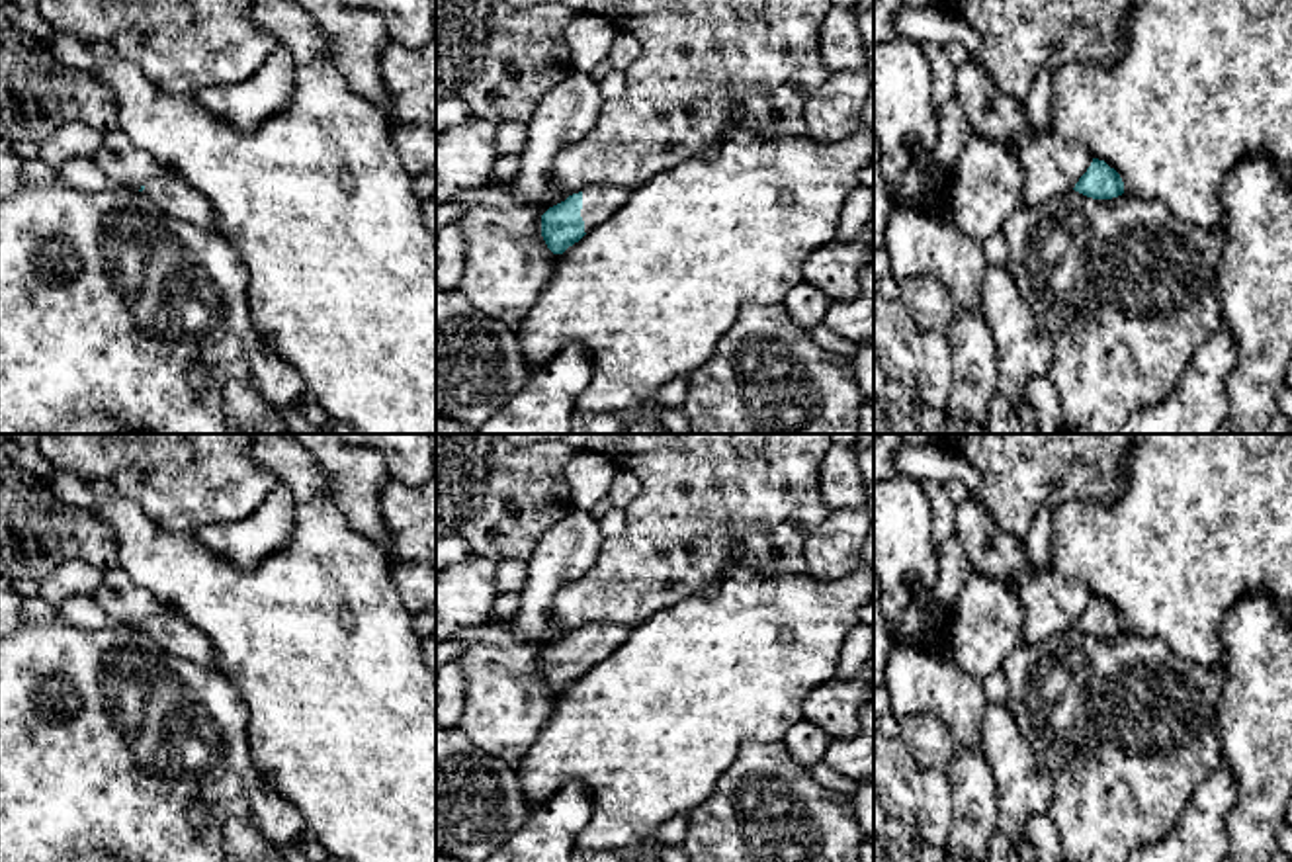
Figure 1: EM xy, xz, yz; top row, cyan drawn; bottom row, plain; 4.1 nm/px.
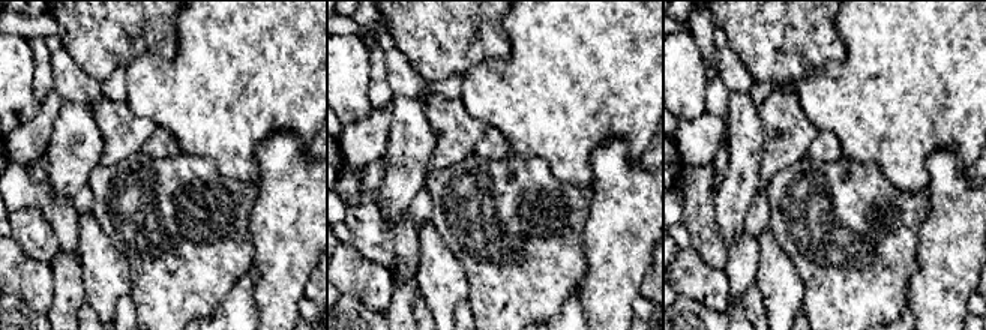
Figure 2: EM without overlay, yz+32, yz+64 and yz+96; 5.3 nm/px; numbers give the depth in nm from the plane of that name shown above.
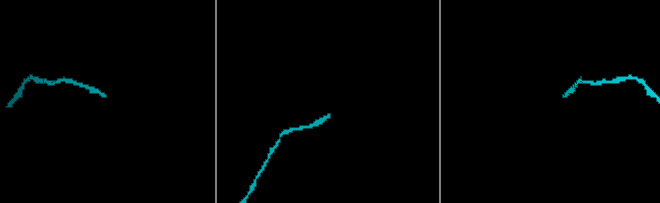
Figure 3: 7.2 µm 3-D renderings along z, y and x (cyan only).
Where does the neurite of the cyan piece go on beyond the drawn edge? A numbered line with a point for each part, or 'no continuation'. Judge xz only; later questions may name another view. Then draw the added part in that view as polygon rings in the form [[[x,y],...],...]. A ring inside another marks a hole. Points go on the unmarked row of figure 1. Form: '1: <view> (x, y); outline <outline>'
1: xz (599, 640); outline [[[590,624],[582,627],[581,655],[584,670],[612,655],[631,633],[631,625],[624,624]]]

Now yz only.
no continuation

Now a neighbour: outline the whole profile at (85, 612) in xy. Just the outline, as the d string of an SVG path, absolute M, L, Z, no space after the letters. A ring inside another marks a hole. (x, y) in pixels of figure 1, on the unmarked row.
M92 594L66 598L61 612L72 625L88 631L96 631L111 624Z

